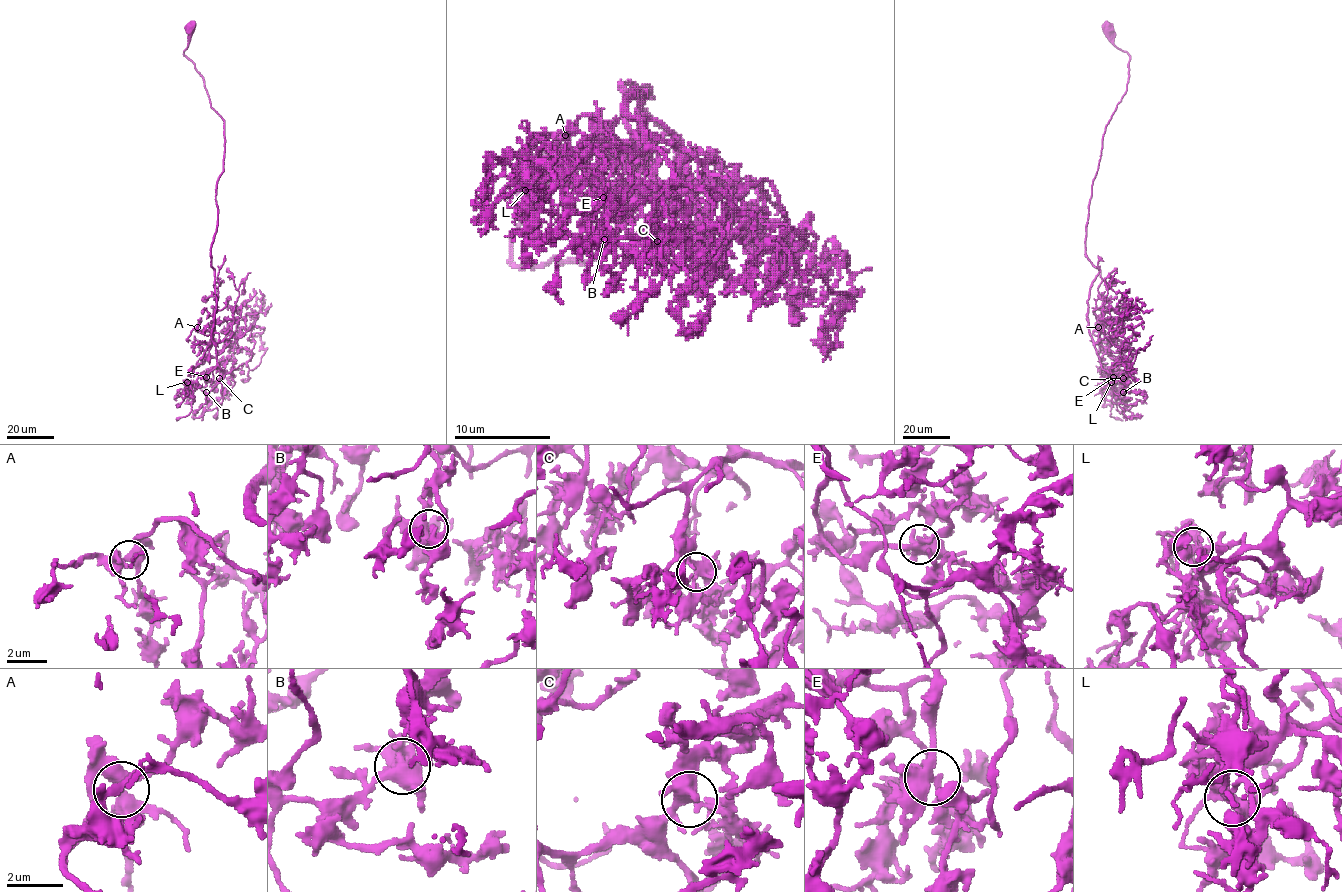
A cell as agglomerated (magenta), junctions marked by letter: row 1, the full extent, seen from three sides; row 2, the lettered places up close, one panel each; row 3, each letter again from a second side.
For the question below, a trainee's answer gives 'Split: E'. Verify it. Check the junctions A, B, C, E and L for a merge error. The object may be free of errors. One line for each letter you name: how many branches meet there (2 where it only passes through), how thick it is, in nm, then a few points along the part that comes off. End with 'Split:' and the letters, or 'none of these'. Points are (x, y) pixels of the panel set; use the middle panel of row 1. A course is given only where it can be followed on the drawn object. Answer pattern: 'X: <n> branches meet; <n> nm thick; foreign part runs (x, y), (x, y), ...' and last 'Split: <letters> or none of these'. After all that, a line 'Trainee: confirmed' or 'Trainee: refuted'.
Split: none of these
Trainee: refuted

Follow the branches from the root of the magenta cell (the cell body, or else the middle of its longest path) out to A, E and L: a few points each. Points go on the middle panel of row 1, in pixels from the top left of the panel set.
A: (536, 178), (517, 265), (587, 263), (676, 178), (633, 82), (649, 142), (592, 116), (565, 135)
E: (536, 178), (512, 260), (599, 255), (676, 178), (633, 82), (647, 147), (599, 149), (604, 198)
L: (536, 178), (512, 260), (587, 263), (676, 178), (678, 149), (625, 82), (647, 147), (584, 152), (524, 190)

